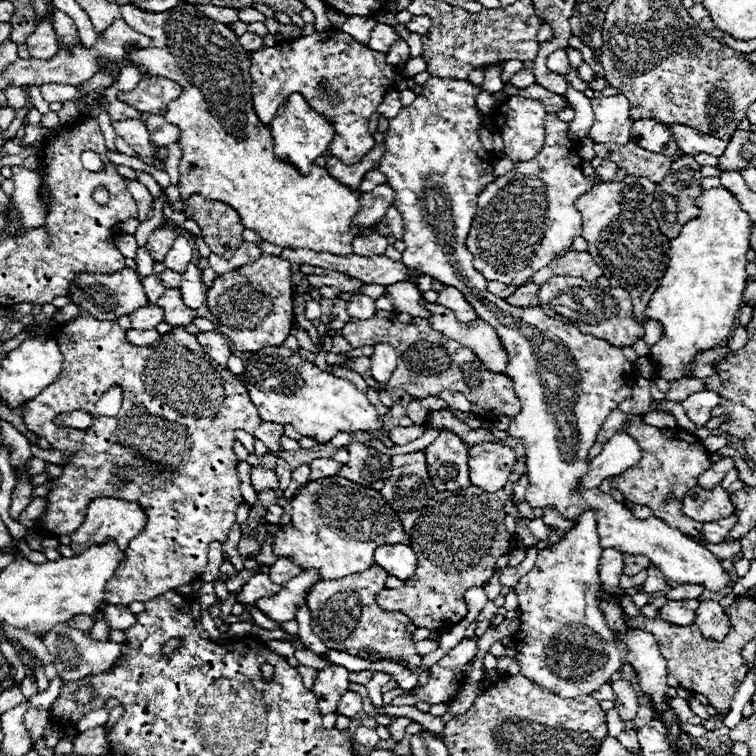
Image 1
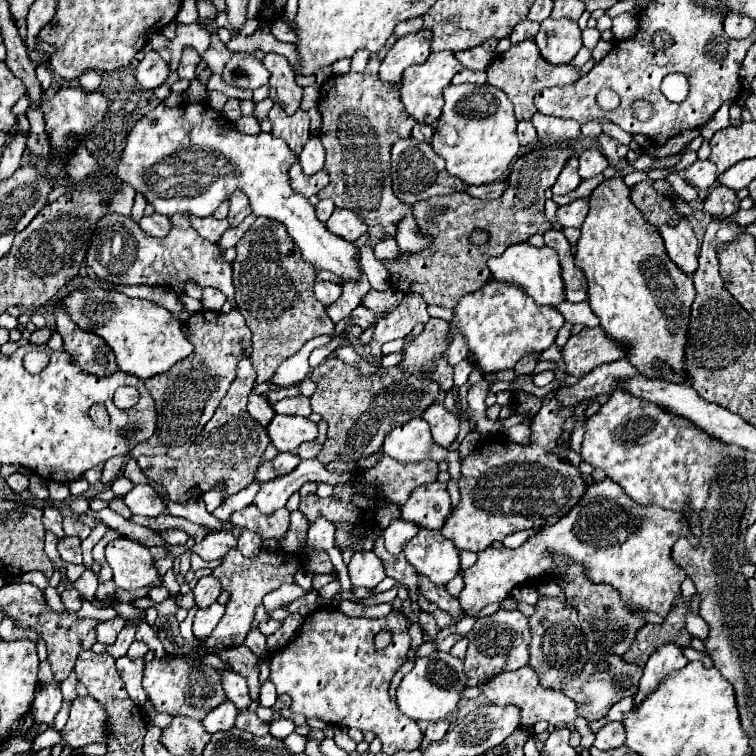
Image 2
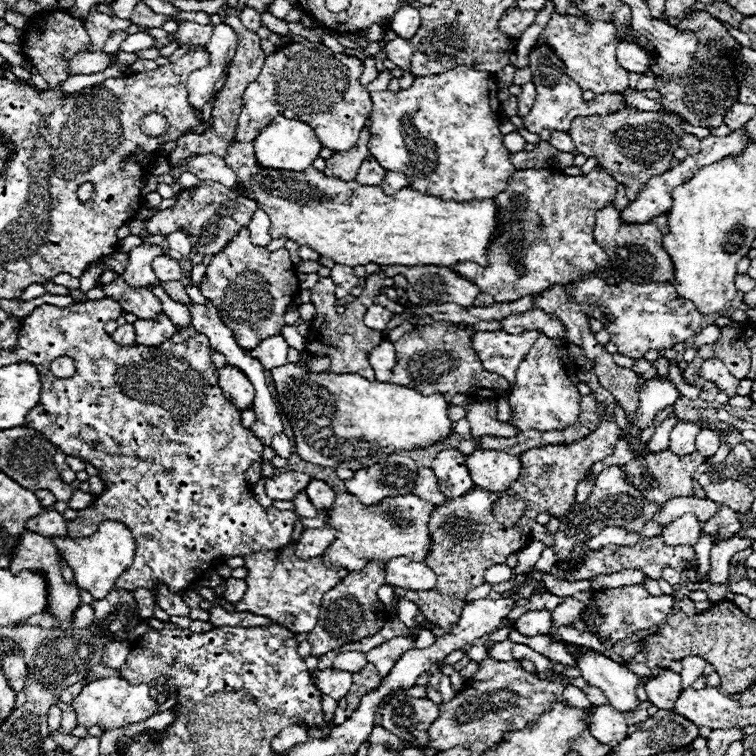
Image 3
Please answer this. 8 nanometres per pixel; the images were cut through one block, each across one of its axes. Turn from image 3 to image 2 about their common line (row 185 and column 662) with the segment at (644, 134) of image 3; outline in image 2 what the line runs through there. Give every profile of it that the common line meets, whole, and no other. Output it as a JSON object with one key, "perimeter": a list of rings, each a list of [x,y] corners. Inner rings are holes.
{"perimeter":[[[694,594],[690,604],[682,600],[682,596],[676,598],[672,604],[672,610],[664,618],[662,624],[644,624],[628,648],[628,652],[622,656],[624,662],[632,662],[638,666],[644,666],[652,652],[656,652],[662,644],[676,644],[680,648],[690,646],[692,634],[686,630],[686,616],[688,614],[700,614],[700,594]]]}

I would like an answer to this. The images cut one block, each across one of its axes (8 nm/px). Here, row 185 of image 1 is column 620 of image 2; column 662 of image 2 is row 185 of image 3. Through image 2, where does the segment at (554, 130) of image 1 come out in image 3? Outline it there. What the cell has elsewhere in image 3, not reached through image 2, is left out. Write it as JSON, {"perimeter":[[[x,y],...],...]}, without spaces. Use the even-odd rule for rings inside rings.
{"perimeter":[[[594,168],[588,176],[562,176],[556,170],[516,170],[508,180],[506,192],[498,194],[496,204],[500,208],[502,234],[488,252],[488,266],[480,266],[474,262],[460,262],[452,266],[460,276],[470,280],[480,288],[480,292],[490,294],[496,302],[514,302],[528,294],[540,294],[554,284],[570,284],[580,280],[586,274],[598,274],[602,268],[610,270],[610,258],[606,252],[594,242],[594,214],[598,208],[604,208],[616,196],[616,182],[600,168]],[[536,220],[542,220],[542,228],[538,228]]]}

